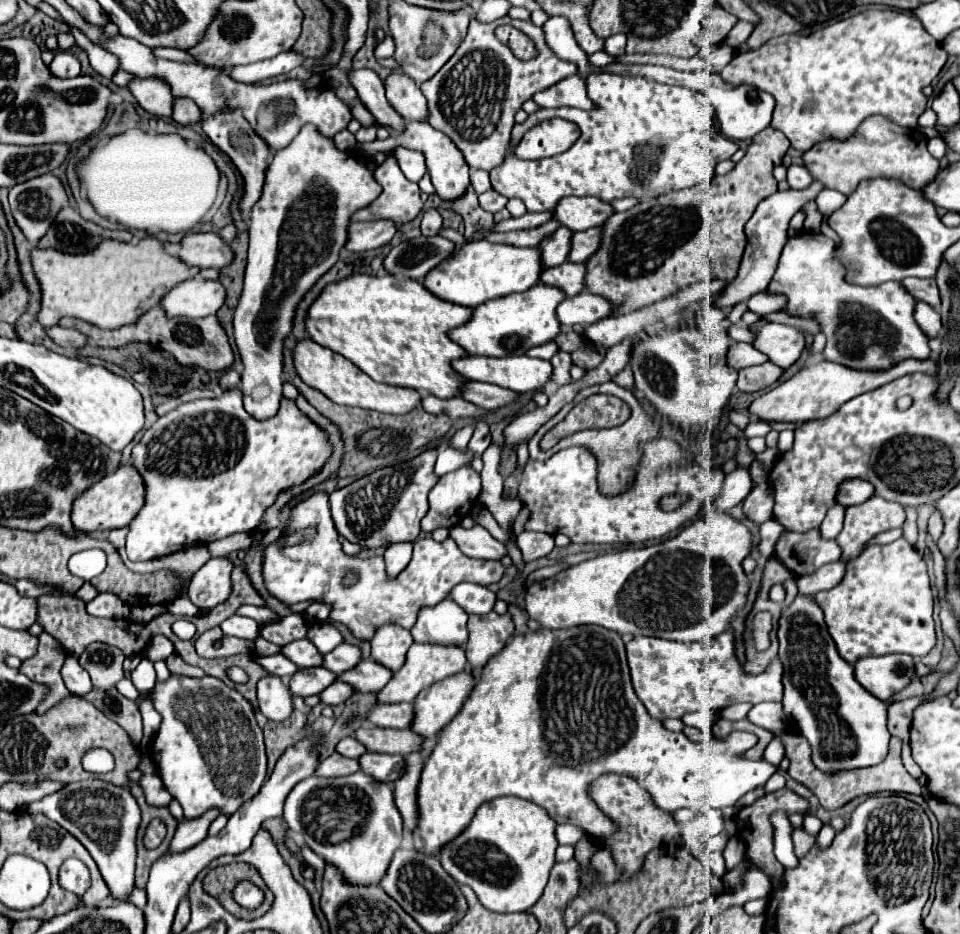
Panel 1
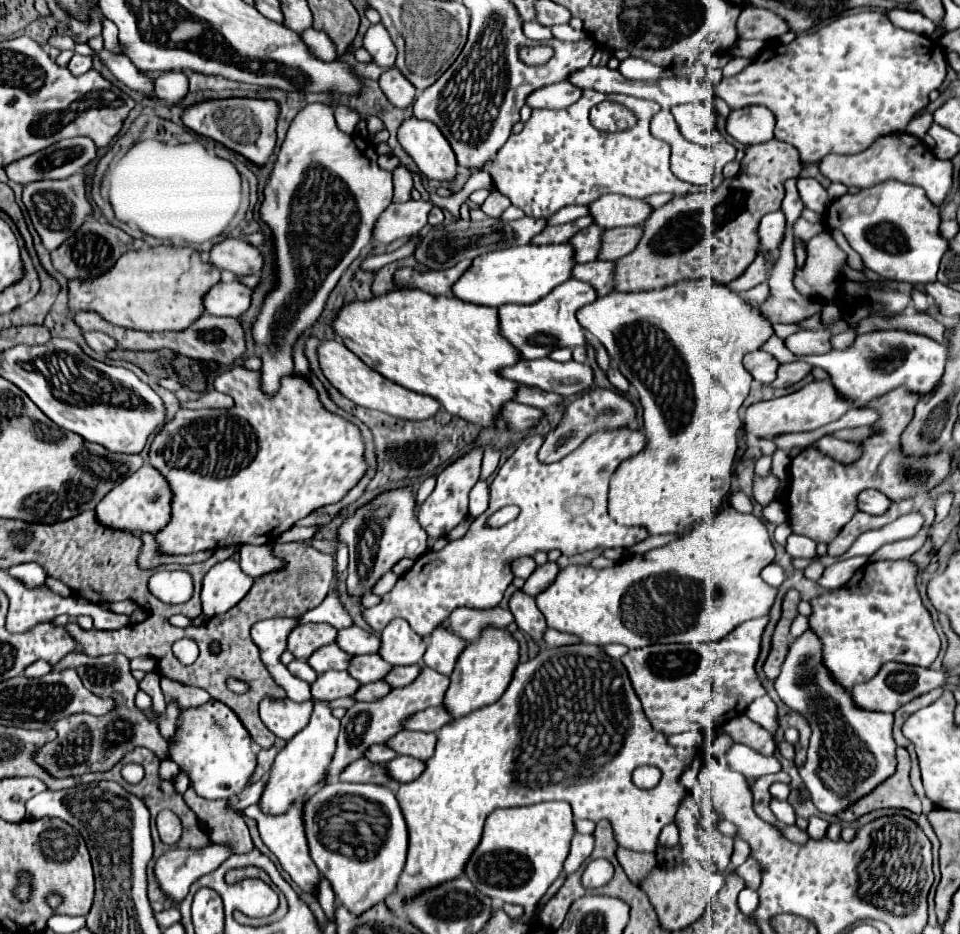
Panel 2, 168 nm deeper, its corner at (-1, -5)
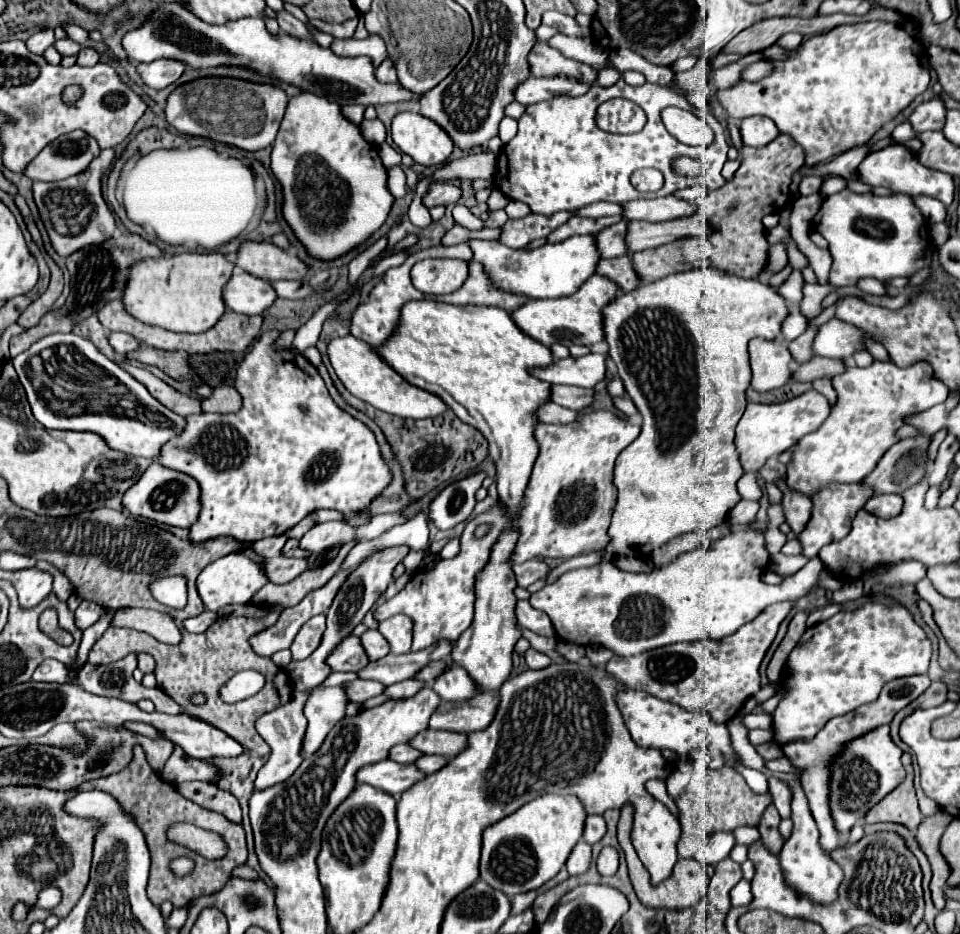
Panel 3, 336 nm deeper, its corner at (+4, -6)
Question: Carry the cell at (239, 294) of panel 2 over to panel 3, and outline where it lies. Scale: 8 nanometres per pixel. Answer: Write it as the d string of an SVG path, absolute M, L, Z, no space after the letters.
M235 269L233 277L225 285L223 299L229 311L237 311L243 315L261 315L273 305L277 293L271 283L247 271Z

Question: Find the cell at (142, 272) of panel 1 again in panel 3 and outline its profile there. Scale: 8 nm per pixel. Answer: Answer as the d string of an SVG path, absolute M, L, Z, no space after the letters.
M179 253L161 259L139 261L131 267L125 289L125 309L143 323L157 325L177 333L207 331L227 311L223 287L233 275L235 263L223 253Z

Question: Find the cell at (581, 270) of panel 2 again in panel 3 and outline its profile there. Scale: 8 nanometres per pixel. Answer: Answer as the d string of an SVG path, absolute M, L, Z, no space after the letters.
M623 255L623 257L615 257L615 259L601 259L601 263L597 265L597 273L615 281L623 293L629 293L637 285L643 283L639 279L639 275L633 271L631 255Z

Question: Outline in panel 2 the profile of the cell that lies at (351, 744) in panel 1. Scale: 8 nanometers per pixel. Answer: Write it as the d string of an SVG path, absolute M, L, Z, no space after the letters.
M374 744L374 746L370 746L370 750L366 750L366 756L364 756L364 758L368 758L370 762L384 764L384 762L392 760L394 756L396 756L396 754L394 754L394 750L390 750L390 748L382 746L382 744Z

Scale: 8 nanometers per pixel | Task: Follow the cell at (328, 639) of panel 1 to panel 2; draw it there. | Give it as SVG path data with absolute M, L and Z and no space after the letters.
M350 626L350 628L338 630L336 644L340 650L346 650L346 654L350 654L350 656L370 654L370 652L378 652L380 636L374 632L362 630L358 626Z

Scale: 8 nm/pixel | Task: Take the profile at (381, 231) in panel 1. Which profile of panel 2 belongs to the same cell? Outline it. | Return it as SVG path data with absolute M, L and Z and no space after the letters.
M410 200L404 204L390 204L378 226L374 226L374 244L390 244L398 238L410 238L426 226L426 216L432 204L426 200Z

